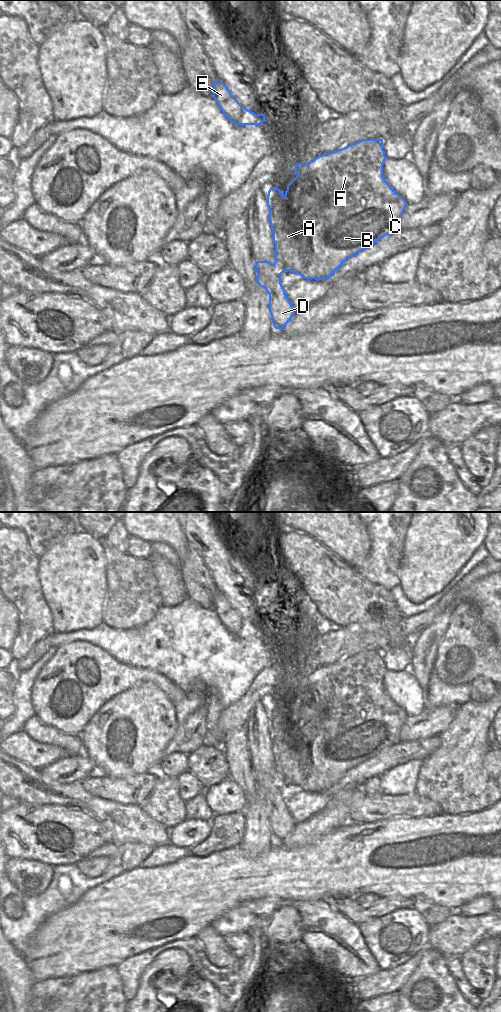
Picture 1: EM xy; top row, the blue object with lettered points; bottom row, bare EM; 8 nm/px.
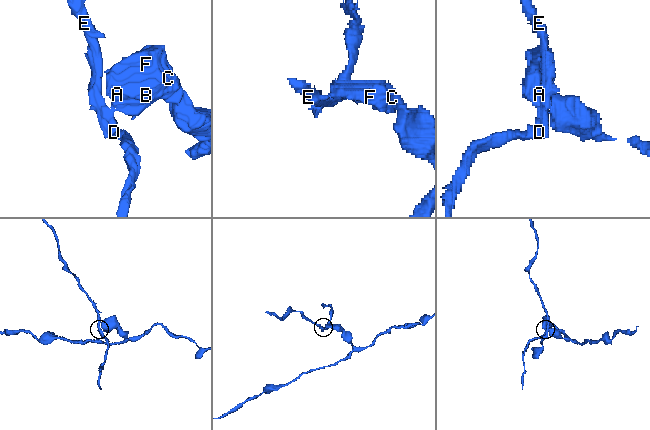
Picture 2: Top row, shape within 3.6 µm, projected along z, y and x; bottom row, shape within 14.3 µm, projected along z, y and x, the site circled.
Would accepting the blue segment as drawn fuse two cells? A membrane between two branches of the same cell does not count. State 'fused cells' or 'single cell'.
fused cells

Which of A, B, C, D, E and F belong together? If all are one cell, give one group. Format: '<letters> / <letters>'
A B C F / D E

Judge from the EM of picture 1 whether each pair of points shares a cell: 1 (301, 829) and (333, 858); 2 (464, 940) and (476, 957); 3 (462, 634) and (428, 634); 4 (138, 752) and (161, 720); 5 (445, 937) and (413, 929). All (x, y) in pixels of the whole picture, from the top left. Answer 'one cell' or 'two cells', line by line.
1: two cells
2: two cells
3: two cells
4: one cell
5: two cells

